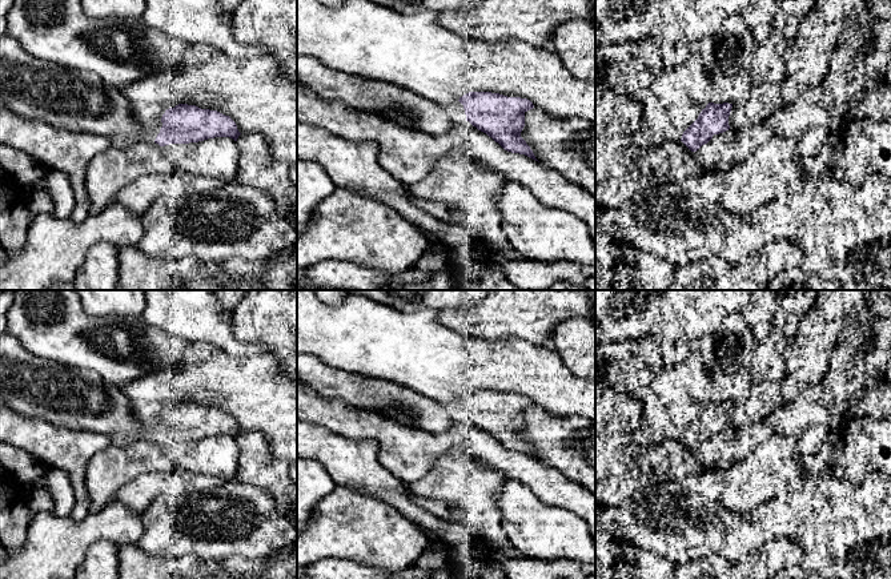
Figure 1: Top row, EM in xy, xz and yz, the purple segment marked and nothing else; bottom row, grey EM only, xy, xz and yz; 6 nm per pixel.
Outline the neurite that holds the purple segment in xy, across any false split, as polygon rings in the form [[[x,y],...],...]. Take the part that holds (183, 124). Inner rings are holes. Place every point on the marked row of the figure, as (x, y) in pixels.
[[[8,35],[0,36],[0,105],[24,120],[44,121],[57,130],[104,136],[119,149],[141,141],[154,141],[160,146],[214,137],[237,141],[241,134],[229,116],[188,104],[169,108],[157,122],[143,125],[131,118],[129,102],[121,89],[105,83],[96,73],[35,57]]]

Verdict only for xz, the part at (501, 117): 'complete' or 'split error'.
split error

